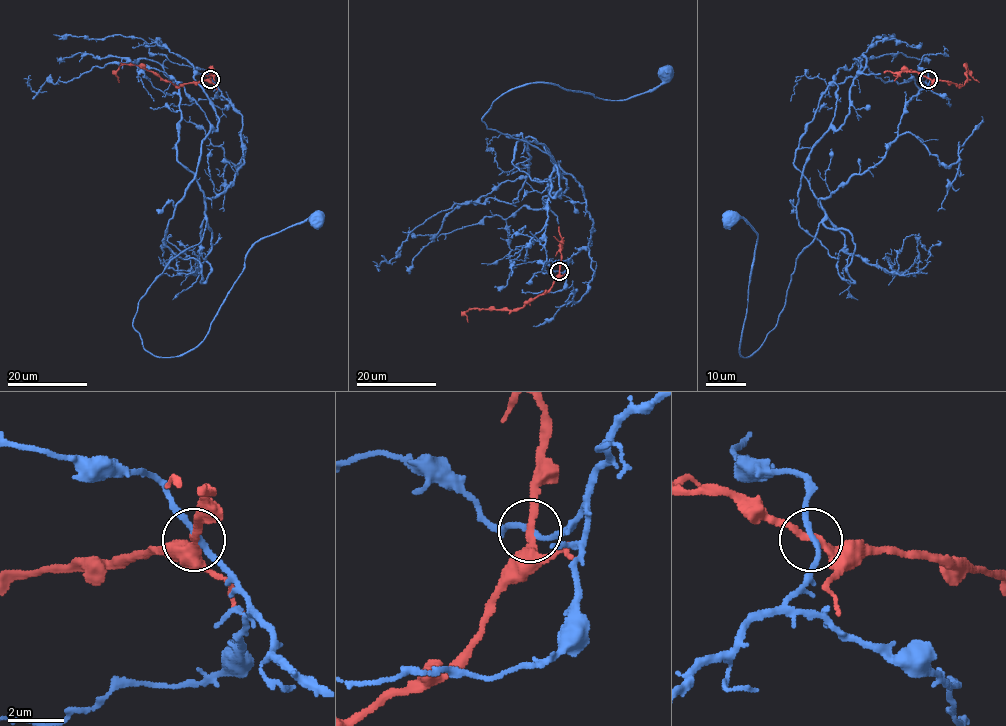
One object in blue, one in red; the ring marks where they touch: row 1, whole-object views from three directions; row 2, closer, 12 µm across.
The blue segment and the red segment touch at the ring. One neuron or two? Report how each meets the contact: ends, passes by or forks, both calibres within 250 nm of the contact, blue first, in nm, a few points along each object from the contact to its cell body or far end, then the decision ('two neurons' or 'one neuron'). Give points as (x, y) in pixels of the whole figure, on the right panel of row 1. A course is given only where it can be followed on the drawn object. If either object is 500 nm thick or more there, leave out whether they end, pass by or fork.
blue passes by; red passes by; calibres 190 and 260 nm; course blue (929, 78), (886, 155), (820, 199), (825, 216), (777, 325), (749, 357), (739, 350), (757, 234), (728, 216); course red (929, 78), (962, 85), (966, 80), (965, 64), (979, 82); one neuron

